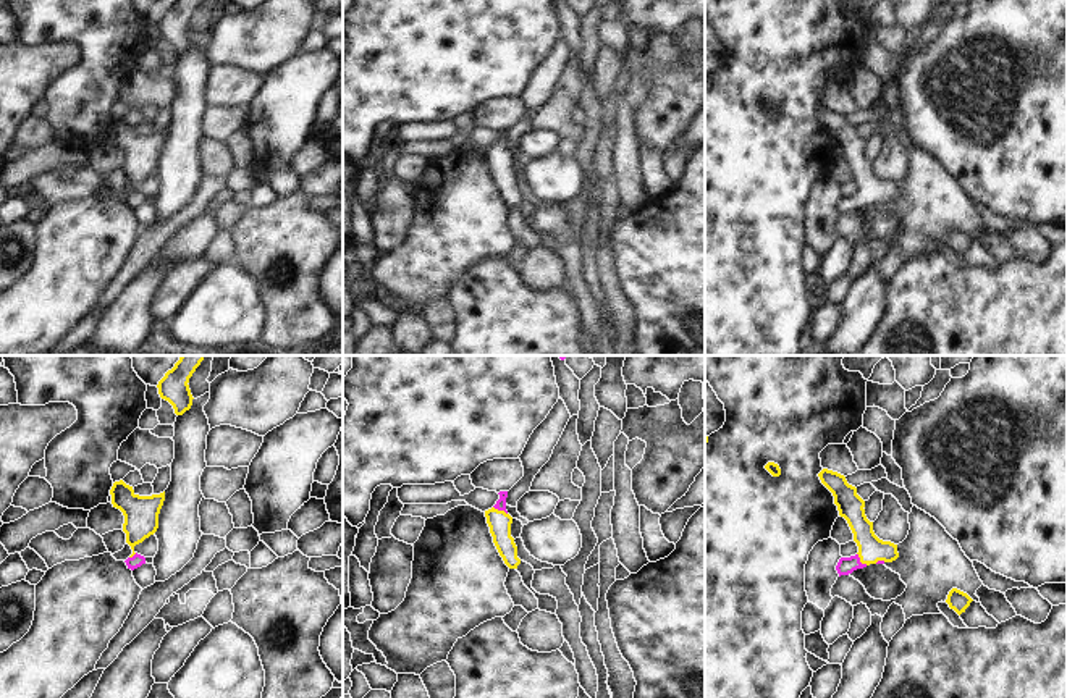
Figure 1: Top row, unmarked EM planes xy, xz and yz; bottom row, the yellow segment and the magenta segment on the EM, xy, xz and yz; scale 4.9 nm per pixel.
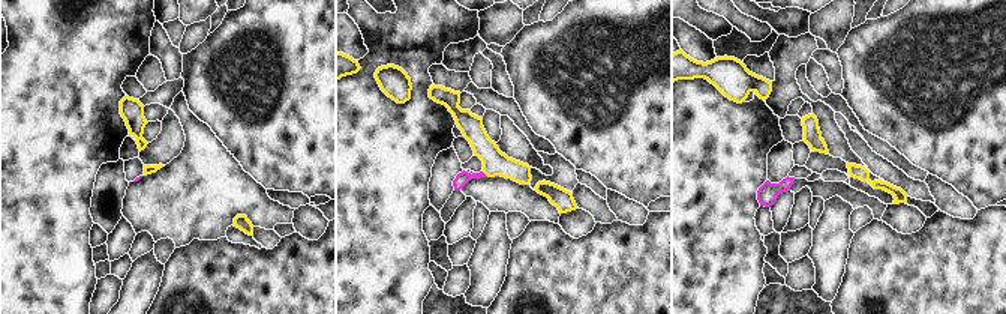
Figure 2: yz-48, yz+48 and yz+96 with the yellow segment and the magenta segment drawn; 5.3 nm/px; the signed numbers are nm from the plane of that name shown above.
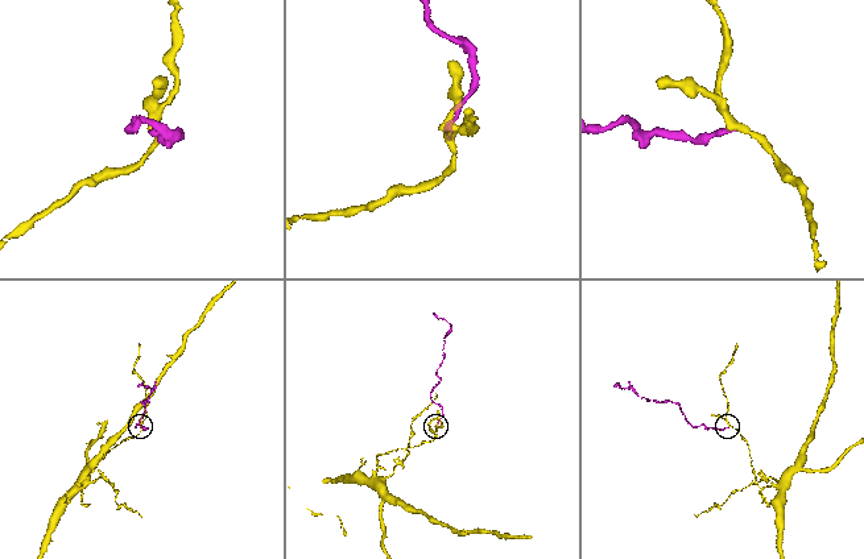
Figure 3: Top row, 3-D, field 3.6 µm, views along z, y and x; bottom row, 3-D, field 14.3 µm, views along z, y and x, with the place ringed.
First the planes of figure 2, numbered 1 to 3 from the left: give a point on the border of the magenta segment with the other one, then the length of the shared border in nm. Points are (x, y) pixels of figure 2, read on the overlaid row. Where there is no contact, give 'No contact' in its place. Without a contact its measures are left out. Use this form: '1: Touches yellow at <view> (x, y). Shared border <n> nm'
1: No contact
2: Touches yellow at yz+48 (485, 173). Shared border 50 nm
3: No contact

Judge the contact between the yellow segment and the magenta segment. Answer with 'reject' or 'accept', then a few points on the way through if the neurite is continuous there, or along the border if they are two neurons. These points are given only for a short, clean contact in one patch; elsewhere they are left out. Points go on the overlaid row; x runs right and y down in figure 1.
accept | across yz (872, 550), (860, 561), (846, 566)

